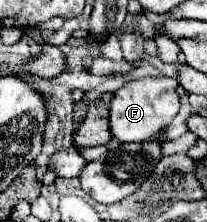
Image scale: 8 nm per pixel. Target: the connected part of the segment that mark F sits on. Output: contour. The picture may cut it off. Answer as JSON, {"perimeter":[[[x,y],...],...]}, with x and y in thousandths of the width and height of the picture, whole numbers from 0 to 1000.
{"perimeter":[[[681,351],[614,369],[594,396],[556,414],[556,441],[536,450],[536,613],[556,631],[594,640],[700,640],[729,613],[768,604],[797,568],[826,559],[826,541],[865,505],[865,432],[845,414],[855,360],[836,351]]]}

